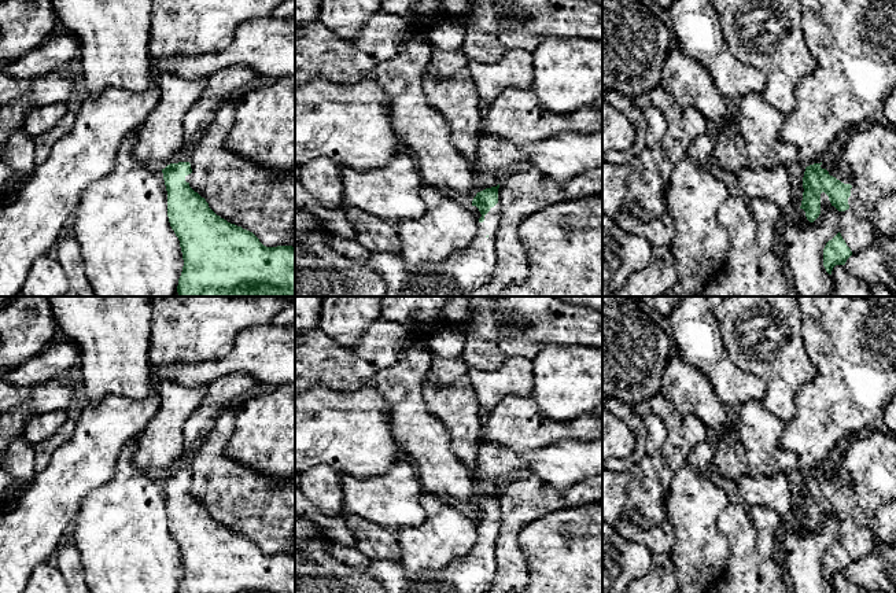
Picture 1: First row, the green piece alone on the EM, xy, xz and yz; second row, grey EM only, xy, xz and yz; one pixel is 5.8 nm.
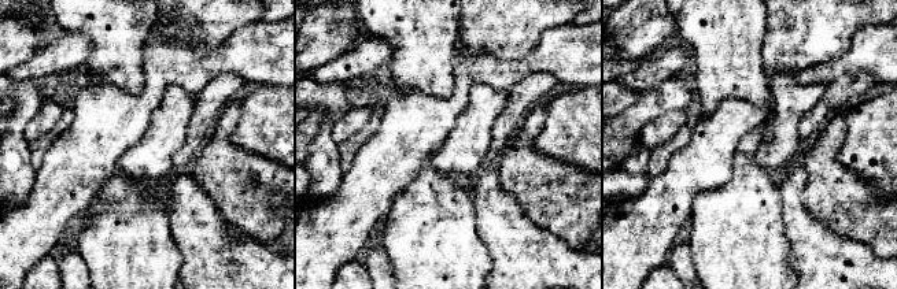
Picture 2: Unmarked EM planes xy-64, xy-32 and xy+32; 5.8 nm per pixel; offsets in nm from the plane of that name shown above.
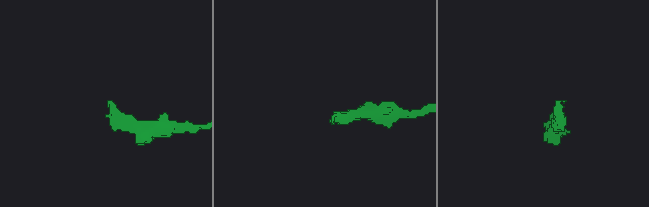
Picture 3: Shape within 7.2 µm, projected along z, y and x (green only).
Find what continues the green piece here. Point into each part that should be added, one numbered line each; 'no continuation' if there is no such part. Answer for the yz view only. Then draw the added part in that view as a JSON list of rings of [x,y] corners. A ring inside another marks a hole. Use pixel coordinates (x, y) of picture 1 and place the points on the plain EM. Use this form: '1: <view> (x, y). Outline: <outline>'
1: yz (869, 460). Outline: [[[866,431],[841,446],[838,467],[848,476],[842,483],[826,465],[821,475],[851,491],[849,516],[840,519],[840,541],[852,560],[878,552],[880,538],[869,526],[874,511],[896,500],[896,435]]]

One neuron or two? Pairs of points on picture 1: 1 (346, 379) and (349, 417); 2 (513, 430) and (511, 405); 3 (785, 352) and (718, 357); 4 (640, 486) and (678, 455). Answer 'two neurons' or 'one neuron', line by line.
1: two neurons
2: one neuron
3: two neurons
4: one neuron

